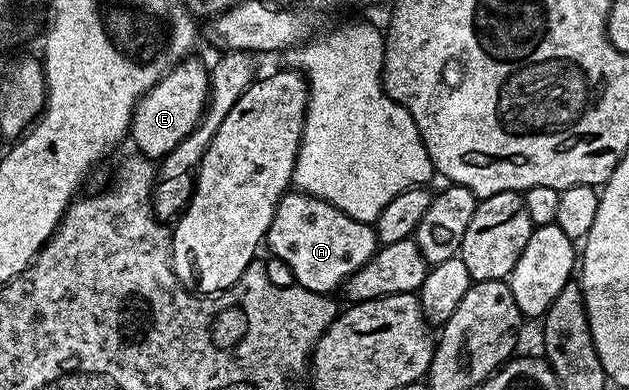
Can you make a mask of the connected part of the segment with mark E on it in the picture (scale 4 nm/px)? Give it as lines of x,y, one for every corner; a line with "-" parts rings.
196,58
181,60
176,67
171,68
159,82
148,89
140,97
140,103
136,105
130,125
130,140
137,144
139,155
149,158
163,158
169,152
176,149
176,144
182,142
200,124
200,119
204,117
205,107
210,99
210,72
207,67
196,61

